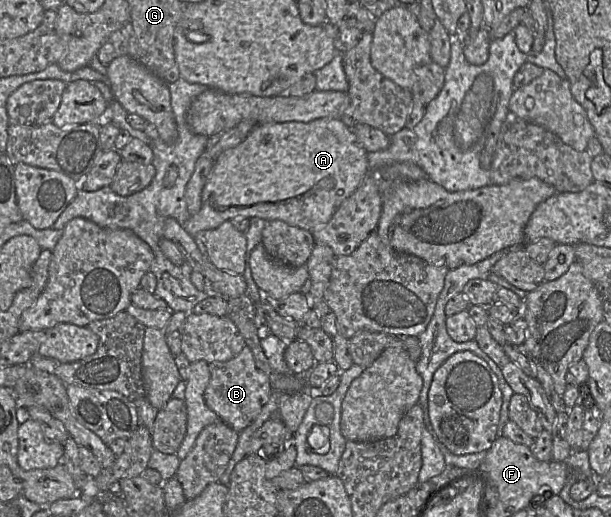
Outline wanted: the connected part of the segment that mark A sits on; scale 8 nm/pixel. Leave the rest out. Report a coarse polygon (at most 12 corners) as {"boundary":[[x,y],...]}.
{"boundary":[[341,118],[258,124],[216,158],[195,238],[312,232],[370,171]]}

